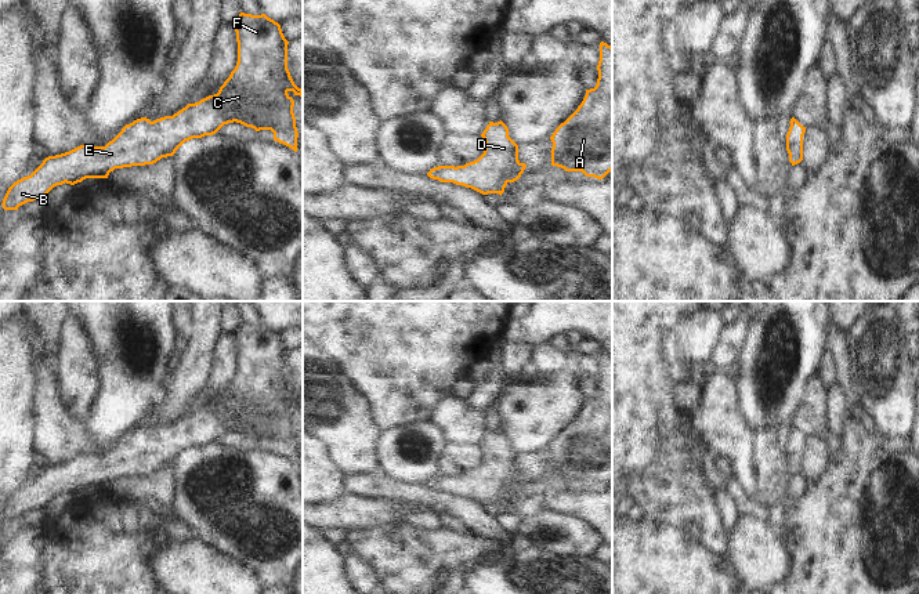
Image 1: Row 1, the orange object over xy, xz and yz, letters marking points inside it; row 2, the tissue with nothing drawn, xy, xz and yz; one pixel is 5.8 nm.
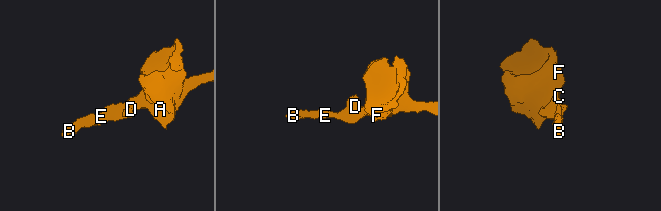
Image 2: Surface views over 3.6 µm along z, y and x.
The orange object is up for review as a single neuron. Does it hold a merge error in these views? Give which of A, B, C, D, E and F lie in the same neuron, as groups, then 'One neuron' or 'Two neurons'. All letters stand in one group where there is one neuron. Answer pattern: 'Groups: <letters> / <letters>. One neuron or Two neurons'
Groups: A B C D E F. One neuron

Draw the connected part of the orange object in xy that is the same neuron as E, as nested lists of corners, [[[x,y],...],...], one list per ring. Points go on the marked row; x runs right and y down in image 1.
[[[240,12],[232,23],[238,41],[238,62],[229,77],[218,93],[199,102],[188,104],[173,116],[164,116],[151,122],[146,117],[126,124],[122,131],[105,146],[80,145],[69,152],[48,156],[28,177],[14,182],[4,199],[4,210],[18,210],[19,206],[44,199],[57,185],[75,185],[86,178],[108,178],[115,169],[153,164],[162,157],[173,156],[176,151],[192,138],[216,134],[224,124],[240,123],[256,131],[271,130],[274,141],[283,144],[297,152],[297,127],[293,113],[294,101],[287,94],[303,97],[287,69],[287,44],[281,25],[265,14],[252,15]]]

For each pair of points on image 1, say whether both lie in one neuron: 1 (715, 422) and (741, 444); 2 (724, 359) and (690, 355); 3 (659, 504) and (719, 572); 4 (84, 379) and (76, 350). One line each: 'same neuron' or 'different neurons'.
1: same neuron
2: different neurons
3: different neurons
4: same neuron

